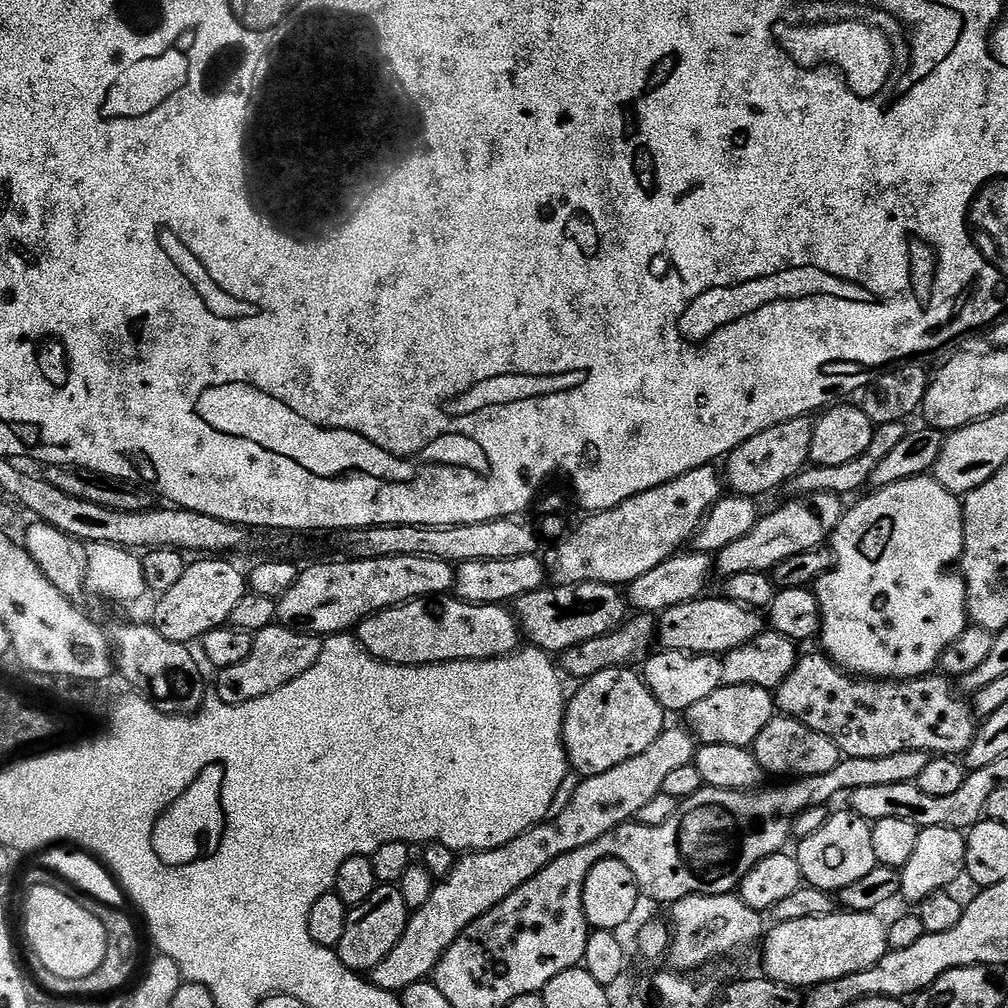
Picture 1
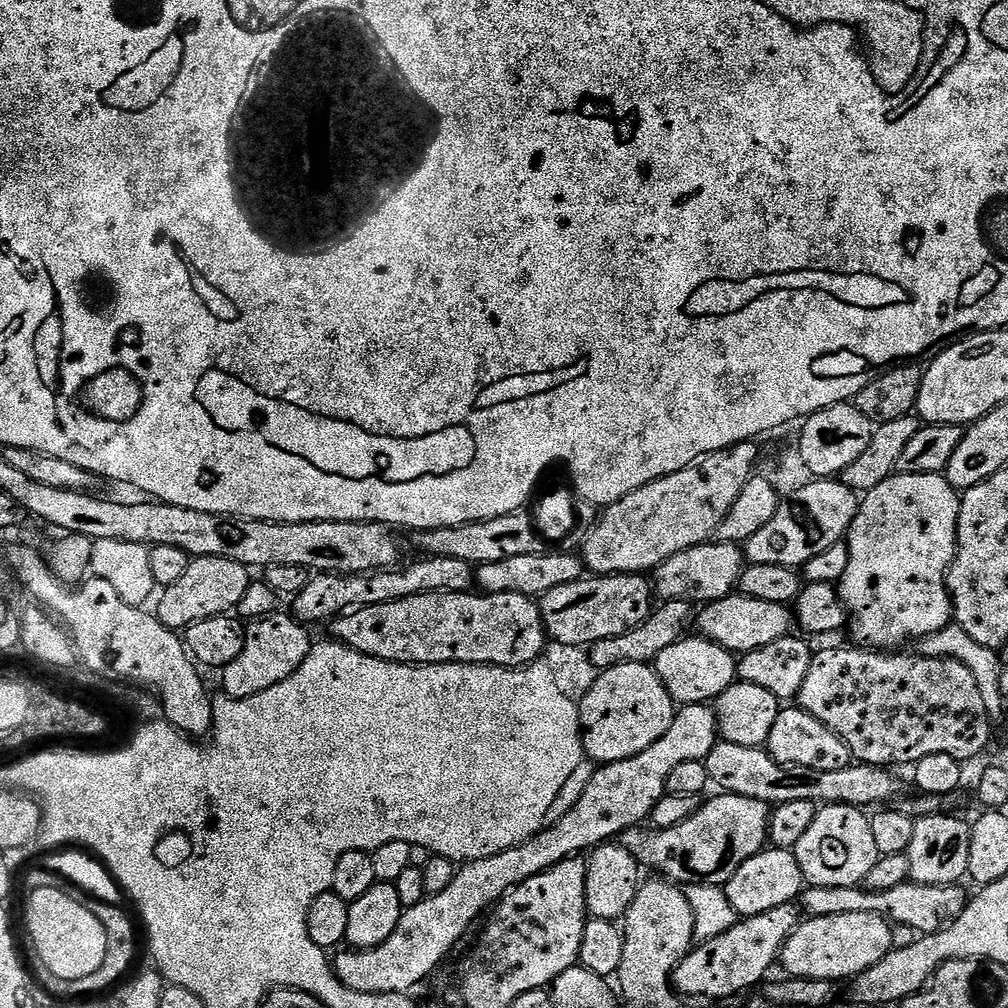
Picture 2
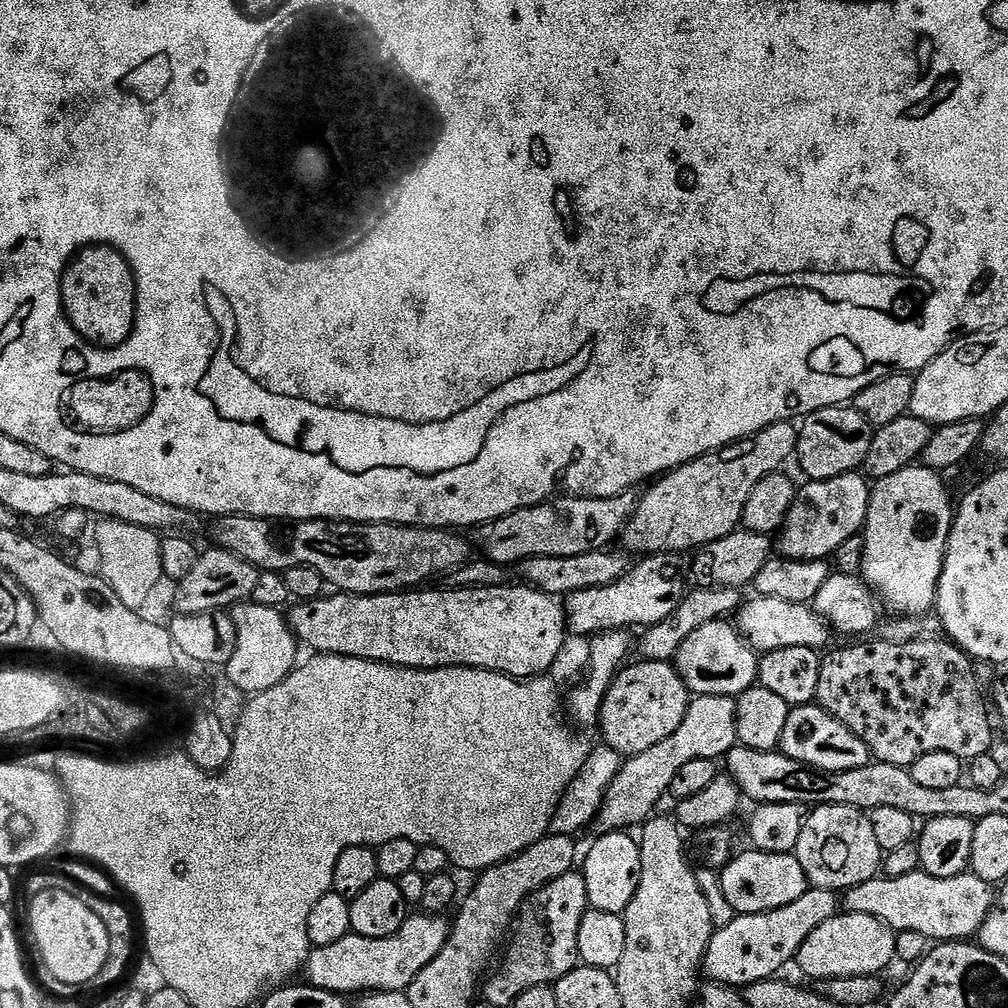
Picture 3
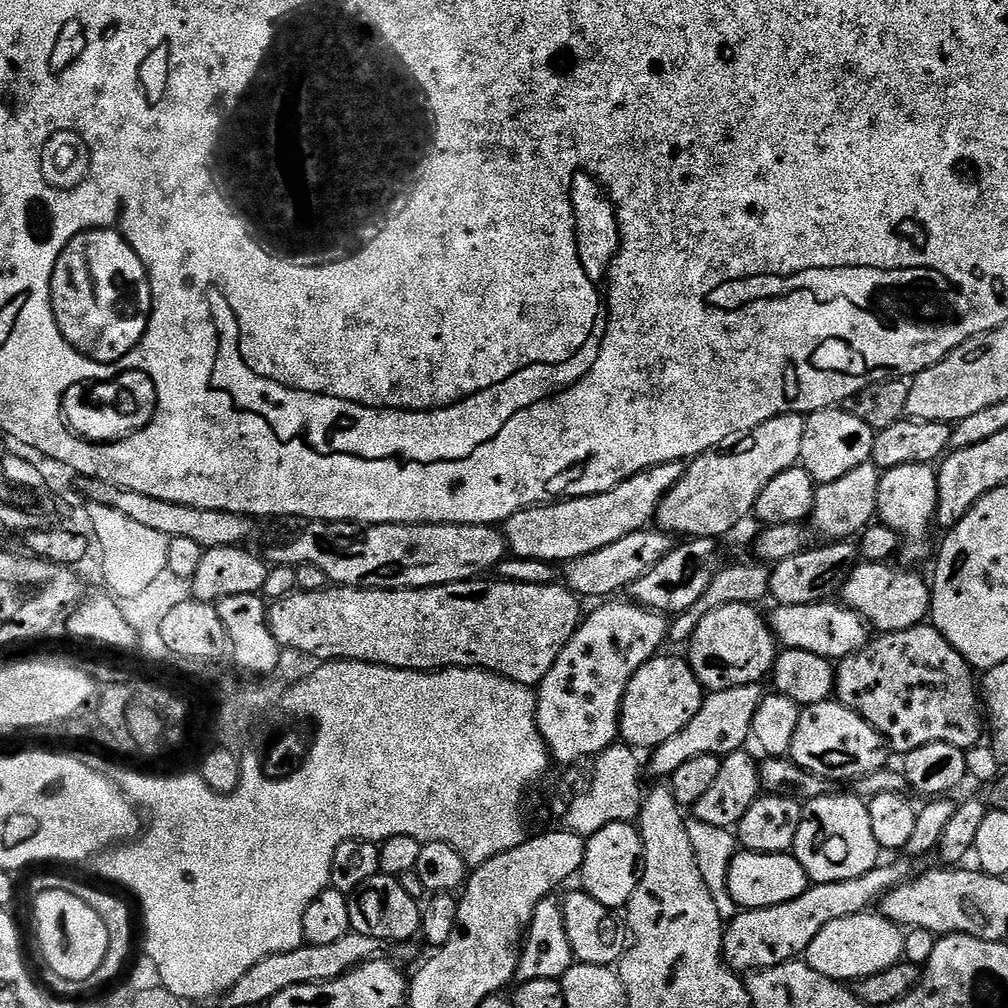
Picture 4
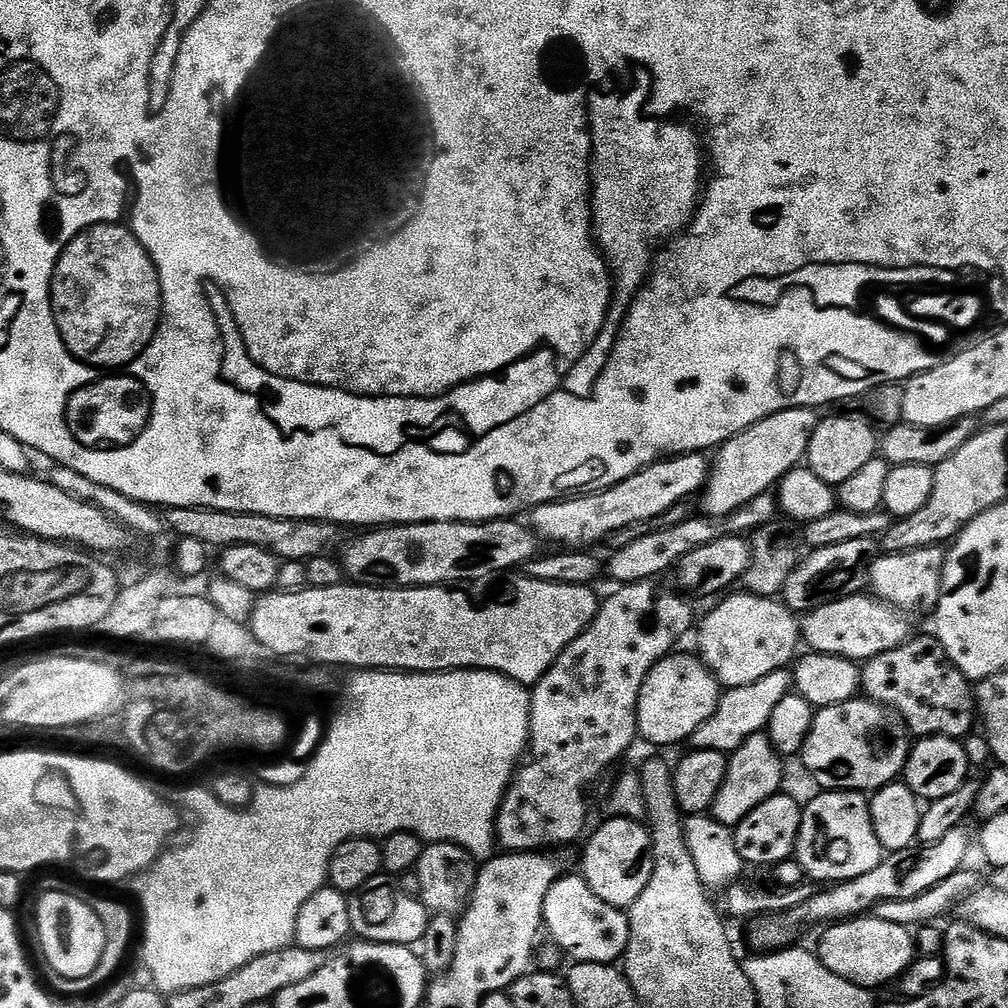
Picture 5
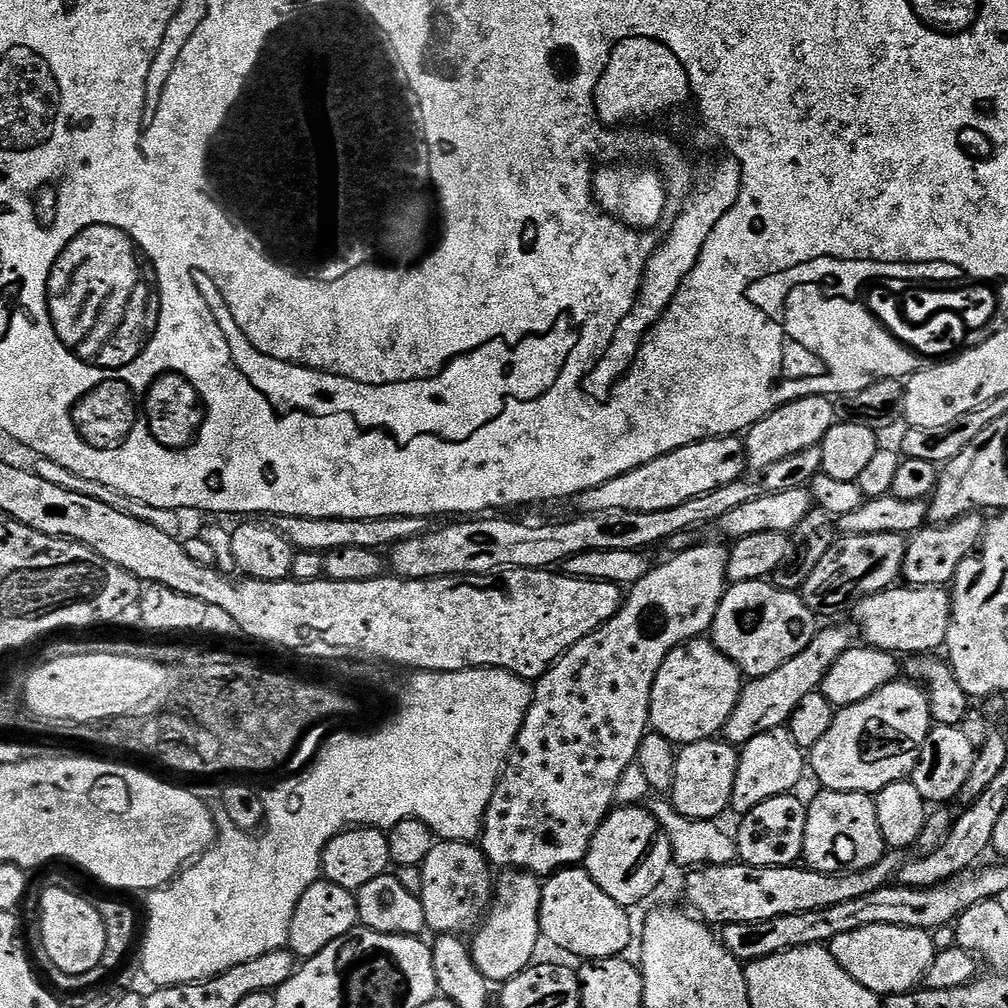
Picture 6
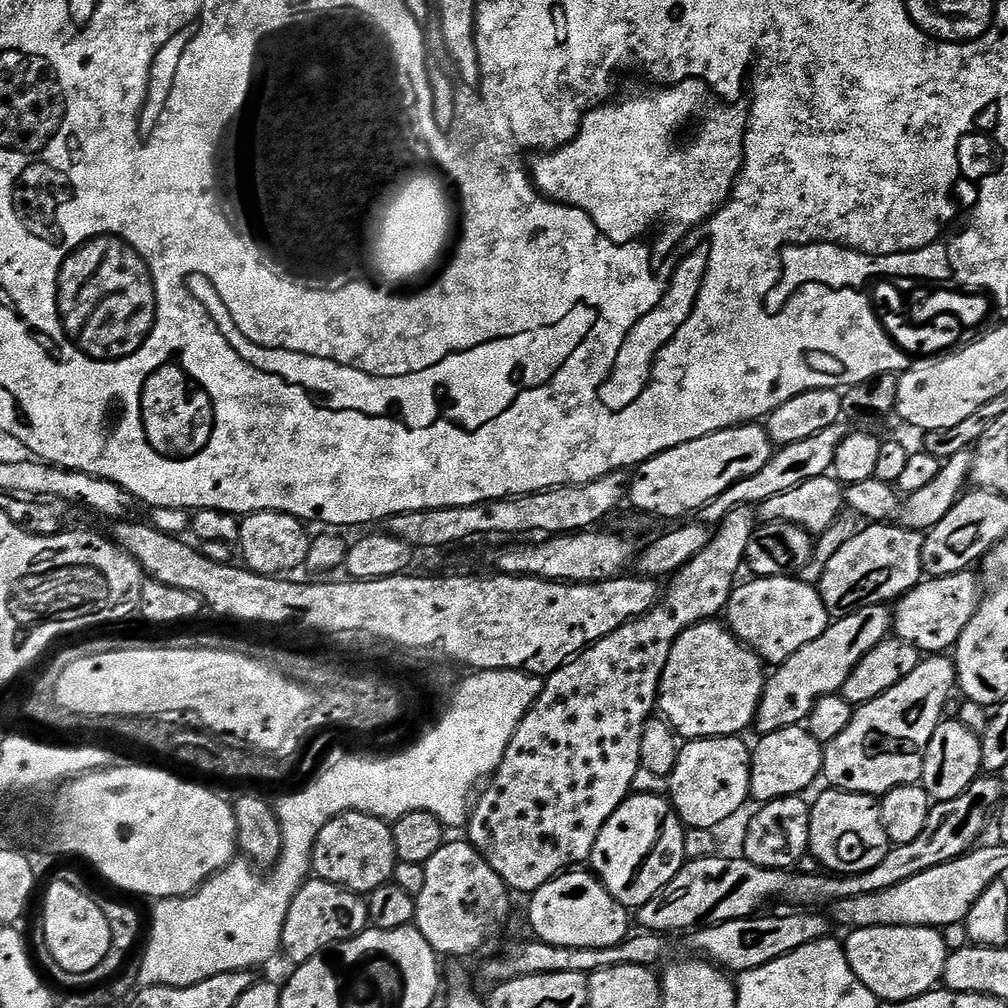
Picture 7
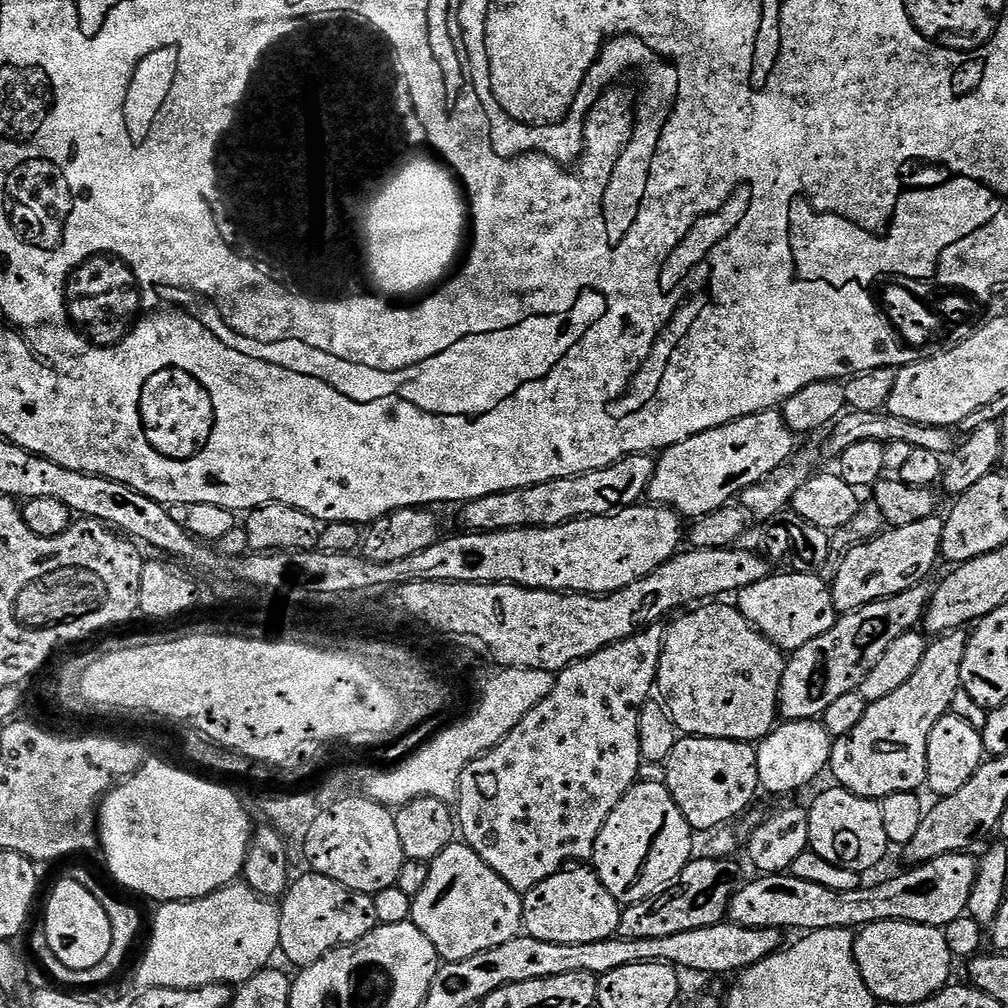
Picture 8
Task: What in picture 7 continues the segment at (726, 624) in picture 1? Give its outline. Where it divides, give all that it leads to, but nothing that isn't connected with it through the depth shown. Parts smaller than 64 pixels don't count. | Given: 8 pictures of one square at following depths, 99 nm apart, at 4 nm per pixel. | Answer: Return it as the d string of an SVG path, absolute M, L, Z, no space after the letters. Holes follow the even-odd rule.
M969 570L921 579L905 596L895 601L892 612L895 639L914 646L922 654L944 654L955 649L966 622L970 622L982 598L982 588L980 592L974 573Z

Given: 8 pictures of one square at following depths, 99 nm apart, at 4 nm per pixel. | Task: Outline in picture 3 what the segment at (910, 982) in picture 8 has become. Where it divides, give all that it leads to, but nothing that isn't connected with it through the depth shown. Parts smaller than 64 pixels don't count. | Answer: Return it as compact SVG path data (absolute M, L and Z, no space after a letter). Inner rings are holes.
M844 912L831 916L806 942L797 954L795 963L816 982L847 976L874 976L883 973L888 963L896 960L896 933L878 918L866 914Z

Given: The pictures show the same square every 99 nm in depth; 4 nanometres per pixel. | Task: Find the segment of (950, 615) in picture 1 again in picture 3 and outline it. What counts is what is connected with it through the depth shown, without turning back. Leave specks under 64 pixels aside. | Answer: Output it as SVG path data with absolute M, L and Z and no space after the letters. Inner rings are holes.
M913 466L875 481L870 488L872 497L862 529L862 579L876 593L879 603L900 618L919 618L936 607L938 578L954 515L954 500L948 497L944 479L932 468Z

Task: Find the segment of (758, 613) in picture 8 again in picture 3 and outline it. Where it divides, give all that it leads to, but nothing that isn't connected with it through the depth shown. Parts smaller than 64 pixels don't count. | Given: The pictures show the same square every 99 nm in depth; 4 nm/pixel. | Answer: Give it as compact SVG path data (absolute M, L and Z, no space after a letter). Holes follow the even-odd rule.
M727 619L709 622L701 626L682 642L674 661L677 674L686 682L689 693L698 696L730 696L738 698L747 688L757 683L760 675L758 653L749 646L736 630L735 623Z

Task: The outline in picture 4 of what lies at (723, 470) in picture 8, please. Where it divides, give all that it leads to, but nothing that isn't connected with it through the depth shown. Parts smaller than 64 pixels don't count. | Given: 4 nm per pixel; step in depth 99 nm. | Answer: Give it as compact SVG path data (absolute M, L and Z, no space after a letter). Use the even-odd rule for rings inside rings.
M680 462L654 466L597 496L574 496L523 508L502 525L509 553L518 560L549 562L567 562L582 558L582 554L594 554L594 550L602 550L602 546L610 546L618 538L626 538L626 534L649 527L655 521L662 498L679 482L684 469L685 465Z

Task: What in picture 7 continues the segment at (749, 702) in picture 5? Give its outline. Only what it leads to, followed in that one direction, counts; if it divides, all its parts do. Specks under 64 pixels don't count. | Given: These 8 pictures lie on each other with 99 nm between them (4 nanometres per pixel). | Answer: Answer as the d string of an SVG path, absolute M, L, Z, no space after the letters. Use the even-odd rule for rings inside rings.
M871 604L848 616L833 619L828 628L814 642L806 642L798 654L794 654L776 672L764 681L764 693L756 708L754 728L757 733L773 732L783 728L803 725L814 702L823 696L835 696L841 691L846 678L862 662L862 658L874 646L889 639L892 632L892 612L883 604Z

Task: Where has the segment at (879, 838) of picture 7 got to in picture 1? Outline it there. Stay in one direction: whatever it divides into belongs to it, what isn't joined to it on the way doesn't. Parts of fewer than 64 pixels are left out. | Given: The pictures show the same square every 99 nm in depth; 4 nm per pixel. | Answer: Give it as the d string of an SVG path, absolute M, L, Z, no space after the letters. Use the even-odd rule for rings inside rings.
M851 810L843 811L833 811L822 830L814 830L814 834L799 841L800 849L794 852L797 864L801 868L803 883L833 894L850 886L850 882L858 882L878 866L874 858L872 824Z

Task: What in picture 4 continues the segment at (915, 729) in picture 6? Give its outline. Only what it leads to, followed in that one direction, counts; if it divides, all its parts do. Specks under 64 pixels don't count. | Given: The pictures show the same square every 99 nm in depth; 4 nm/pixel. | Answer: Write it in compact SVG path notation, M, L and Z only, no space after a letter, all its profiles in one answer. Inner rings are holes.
M829 698L801 707L790 759L807 772L833 782L855 782L885 767L889 763L888 756L890 749L878 730L874 730L874 726L870 726L870 722L866 722L854 710L842 706L839 700Z

